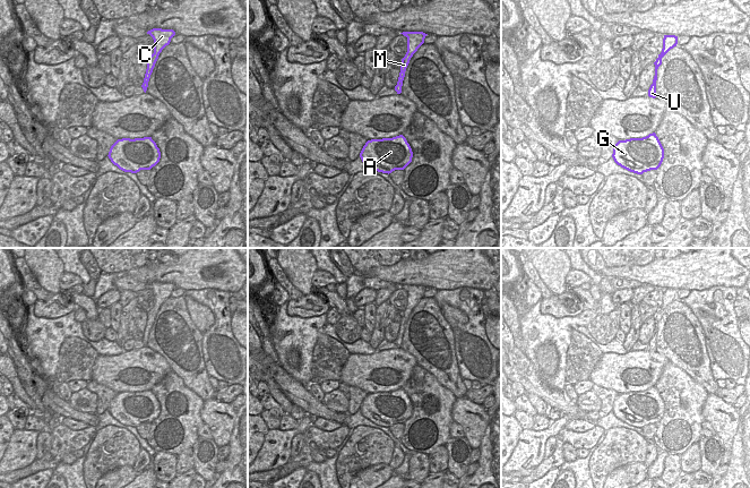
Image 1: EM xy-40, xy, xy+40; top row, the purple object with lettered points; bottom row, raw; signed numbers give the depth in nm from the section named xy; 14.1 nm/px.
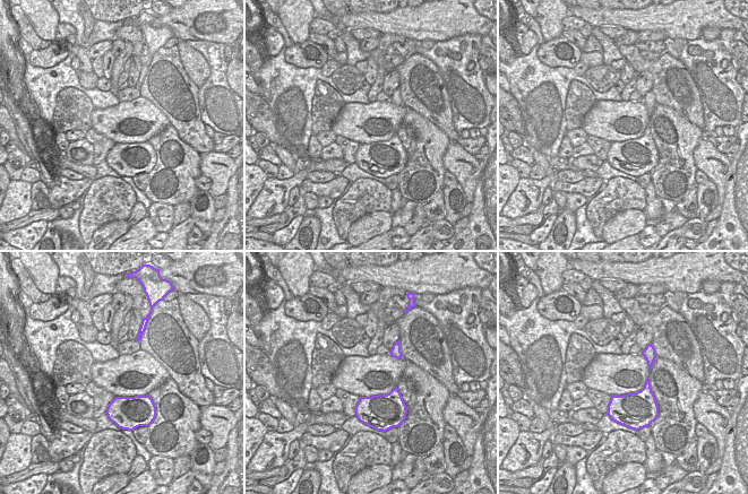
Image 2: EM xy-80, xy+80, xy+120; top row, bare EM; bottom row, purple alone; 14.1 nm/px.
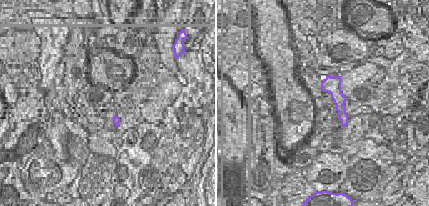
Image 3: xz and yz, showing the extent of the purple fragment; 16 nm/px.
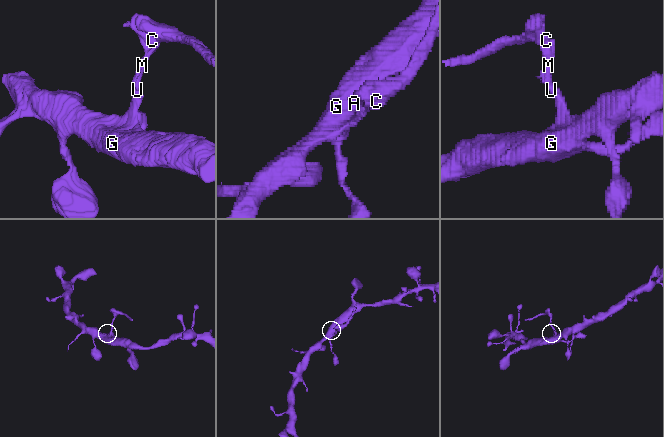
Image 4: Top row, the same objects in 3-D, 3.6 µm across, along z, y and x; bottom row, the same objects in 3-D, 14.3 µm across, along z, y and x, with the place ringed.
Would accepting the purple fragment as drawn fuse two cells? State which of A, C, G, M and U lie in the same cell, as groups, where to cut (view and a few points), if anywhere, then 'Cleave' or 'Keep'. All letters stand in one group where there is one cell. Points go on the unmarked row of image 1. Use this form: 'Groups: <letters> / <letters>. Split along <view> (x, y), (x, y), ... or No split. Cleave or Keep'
Groups: A G M U / C. Split along xy (406, 307), (410, 313). Cleave.

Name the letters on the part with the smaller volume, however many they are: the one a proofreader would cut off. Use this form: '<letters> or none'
C

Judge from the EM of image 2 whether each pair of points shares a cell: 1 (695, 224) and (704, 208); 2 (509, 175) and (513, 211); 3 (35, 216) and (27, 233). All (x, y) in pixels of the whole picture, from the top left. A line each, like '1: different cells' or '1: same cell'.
1: different cells
2: different cells
3: different cells

